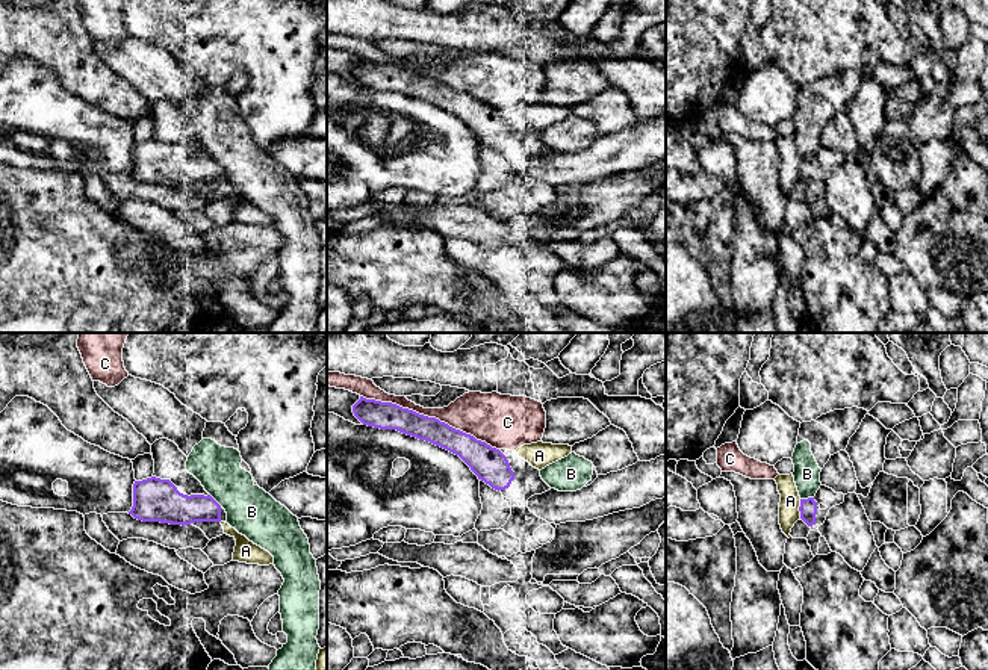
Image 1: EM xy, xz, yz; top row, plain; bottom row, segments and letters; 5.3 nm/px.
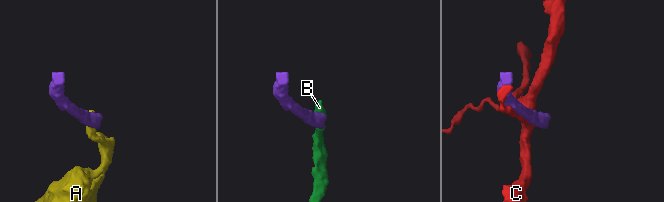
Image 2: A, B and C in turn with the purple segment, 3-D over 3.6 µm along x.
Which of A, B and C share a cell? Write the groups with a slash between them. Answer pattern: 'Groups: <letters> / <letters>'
Groups: A / B / C

